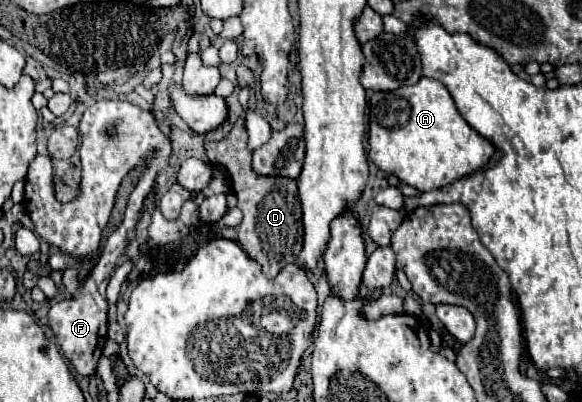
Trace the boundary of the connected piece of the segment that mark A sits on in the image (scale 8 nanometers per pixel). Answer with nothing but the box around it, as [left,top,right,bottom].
[368,77,494,191]

